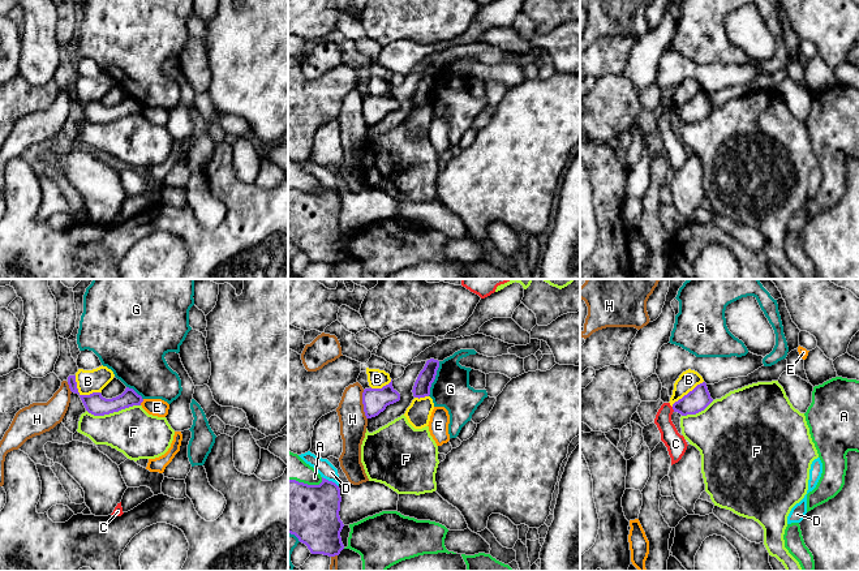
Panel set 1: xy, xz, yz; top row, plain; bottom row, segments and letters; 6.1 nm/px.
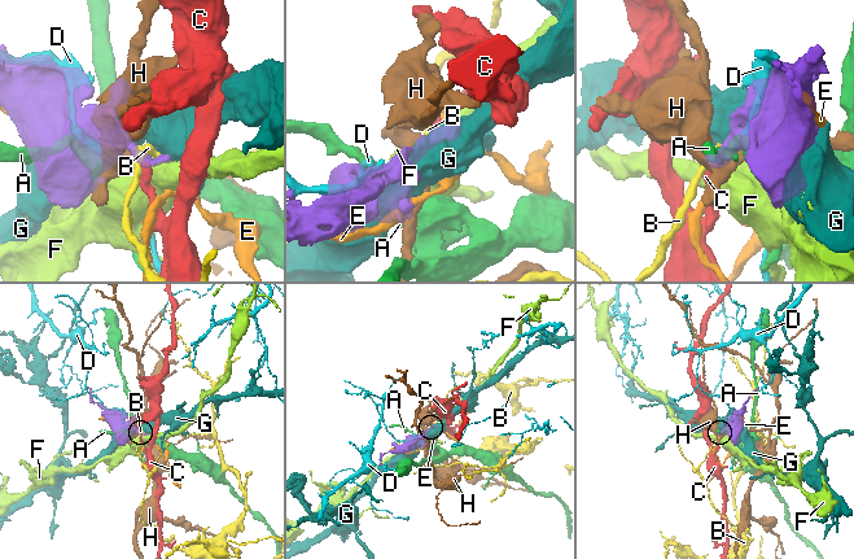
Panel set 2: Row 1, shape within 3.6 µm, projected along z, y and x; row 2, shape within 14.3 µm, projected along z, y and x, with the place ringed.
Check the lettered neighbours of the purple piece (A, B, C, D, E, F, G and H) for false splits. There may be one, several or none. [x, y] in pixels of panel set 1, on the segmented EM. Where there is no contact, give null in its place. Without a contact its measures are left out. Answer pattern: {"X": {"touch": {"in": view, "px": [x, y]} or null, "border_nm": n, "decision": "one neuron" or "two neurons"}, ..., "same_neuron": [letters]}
{"A": {"touch": {"in": "xz", "px": [305, 484]}, "border_nm": 220, "decision": "two neurons"}, "B": {"touch": {"in": "xy", "px": [81, 395]}, "border_nm": 190, "decision": "two neurons"}, "C": {"touch": {"in": "yz", "px": [673, 408]}, "border_nm": 40, "decision": "two neurons"}, "D": {"touch": {"in": "xz", "px": [330, 481]}, "border_nm": 120, "decision": "two neurons"}, "E": {"touch": {"in": "xy", "px": [142, 400]}, "border_nm": 50, "decision": "two neurons"}, "F": {"touch": {"in": "xy", "px": [112, 412]}, "border_nm": 340, "decision": "two neurons"}, "G": {"touch": {"in": "xz", "px": [434, 378]}, "border_nm": 220, "decision": "two neurons"}, "H": {"touch": {"in": "xz", "px": [363, 403]}, "border_nm": 190, "decision": "two neurons"}, "same_neuron": []}

